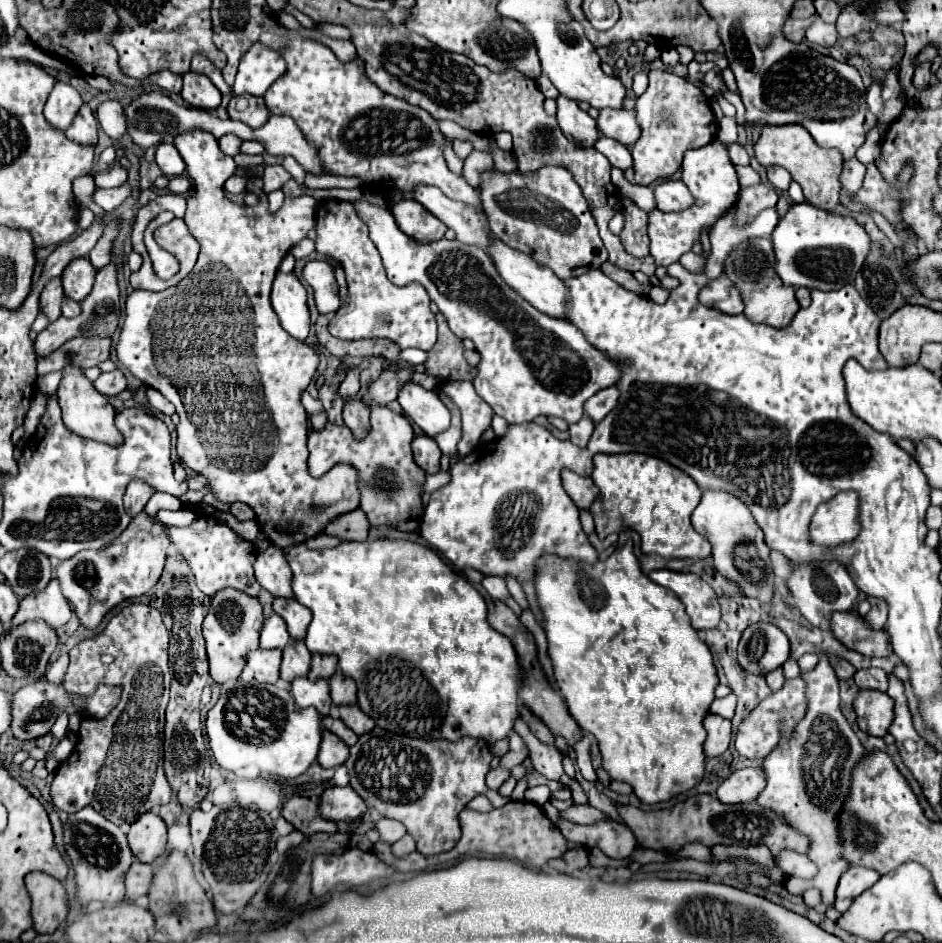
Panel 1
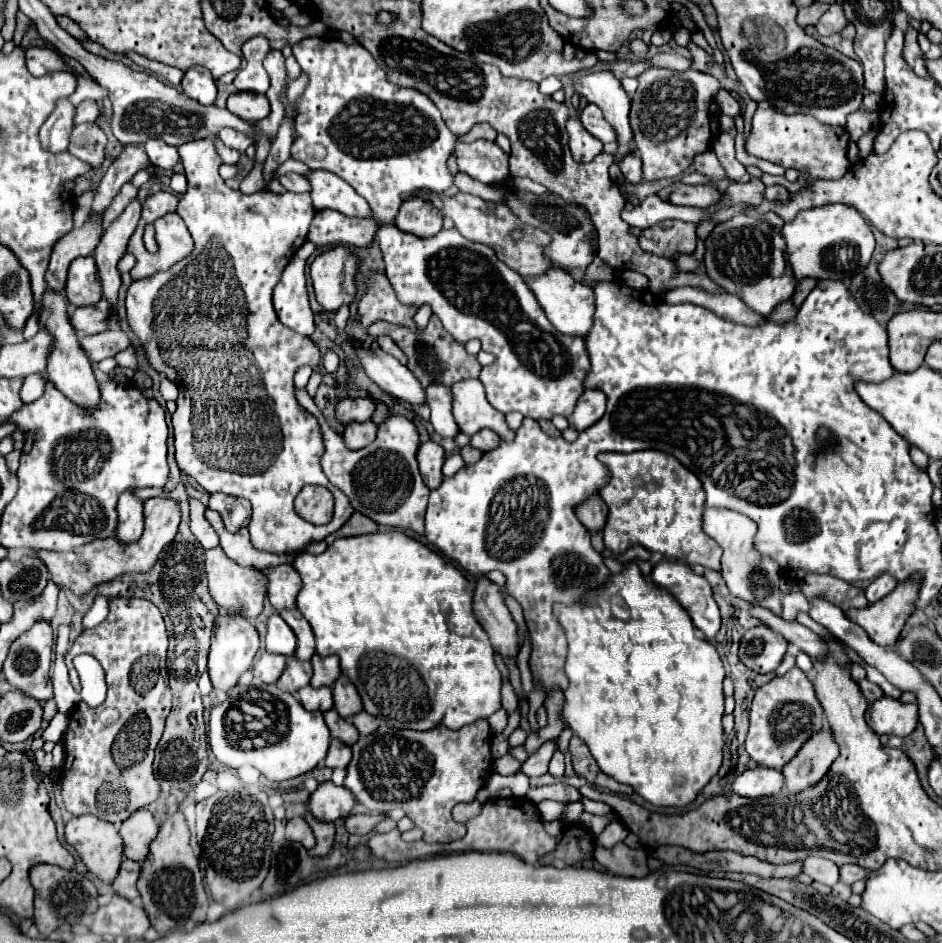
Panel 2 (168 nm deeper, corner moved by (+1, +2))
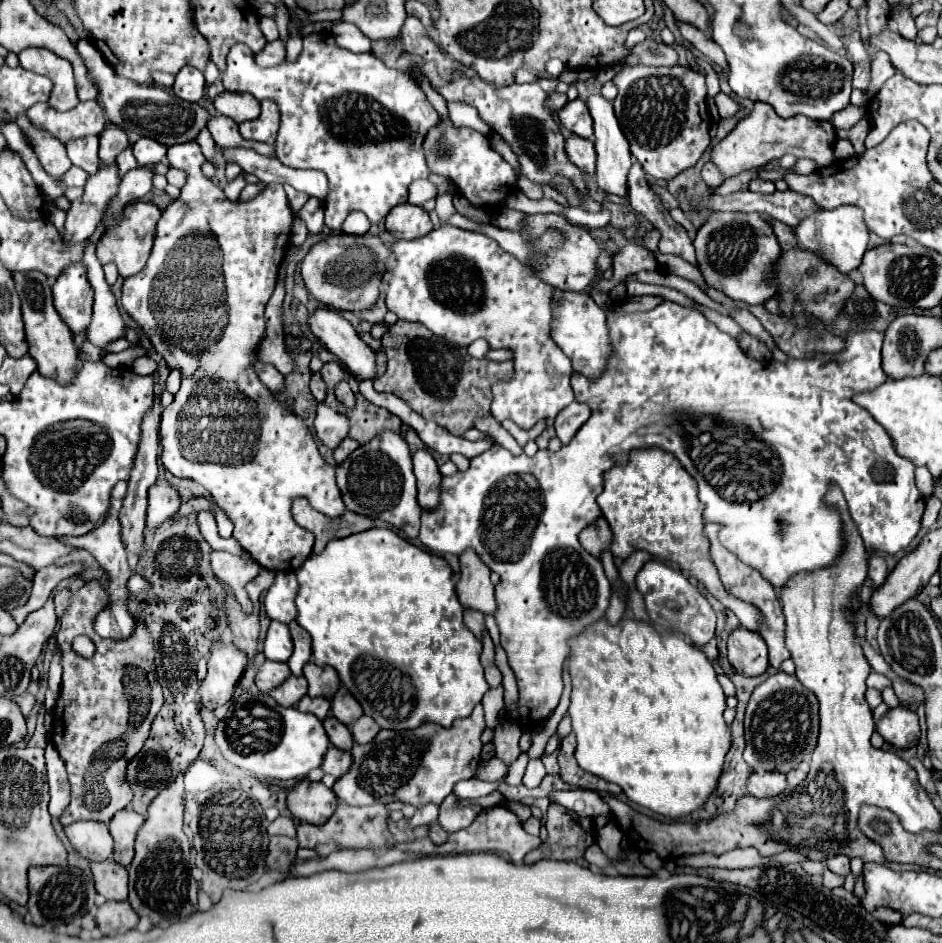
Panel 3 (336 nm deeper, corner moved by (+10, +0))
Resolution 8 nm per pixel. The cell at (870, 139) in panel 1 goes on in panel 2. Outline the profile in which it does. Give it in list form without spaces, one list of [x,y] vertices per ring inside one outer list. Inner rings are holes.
[[[863,106],[857,112],[849,114],[847,116],[847,132],[849,132],[851,140],[857,142],[873,126],[873,122],[877,120],[877,116],[879,116],[877,110],[865,110]]]

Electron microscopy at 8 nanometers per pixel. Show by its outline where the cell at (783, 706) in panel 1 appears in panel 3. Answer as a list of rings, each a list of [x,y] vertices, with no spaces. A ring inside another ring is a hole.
[[[776,672],[754,688],[746,706],[746,750],[744,760],[754,770],[782,772],[796,768],[814,748],[818,740],[818,700],[806,690],[796,676]]]

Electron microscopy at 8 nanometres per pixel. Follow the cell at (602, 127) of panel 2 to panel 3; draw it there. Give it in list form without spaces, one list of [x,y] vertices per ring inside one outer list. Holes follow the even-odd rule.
[[[576,98],[572,102],[568,102],[560,112],[558,112],[560,124],[566,126],[570,132],[574,132],[580,138],[588,138],[592,140],[592,116],[586,108],[586,104]]]

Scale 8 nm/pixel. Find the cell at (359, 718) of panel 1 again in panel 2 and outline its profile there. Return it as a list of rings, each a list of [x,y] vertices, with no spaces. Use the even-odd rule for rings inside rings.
[[[363,710],[363,712],[359,712],[359,714],[353,716],[353,724],[357,726],[357,730],[359,730],[361,736],[369,736],[369,734],[373,734],[373,730],[379,728],[379,718],[371,716],[371,714],[367,714]]]

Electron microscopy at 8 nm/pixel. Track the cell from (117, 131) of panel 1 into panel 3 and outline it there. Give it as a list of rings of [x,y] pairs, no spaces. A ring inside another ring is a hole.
[[[26,48],[18,54],[20,66],[24,70],[32,70],[36,74],[48,76],[54,82],[54,90],[50,96],[50,106],[66,112],[78,104],[76,82],[72,74],[72,64],[46,48]]]

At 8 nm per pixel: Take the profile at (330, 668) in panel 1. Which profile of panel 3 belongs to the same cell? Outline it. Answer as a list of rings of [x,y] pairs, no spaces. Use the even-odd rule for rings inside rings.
[[[308,662],[304,666],[304,676],[308,680],[308,696],[324,696],[332,698],[340,686],[340,678],[334,668],[330,666],[316,666],[314,662]]]

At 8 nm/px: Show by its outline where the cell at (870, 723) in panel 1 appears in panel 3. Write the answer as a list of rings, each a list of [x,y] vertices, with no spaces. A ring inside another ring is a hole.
[[[896,706],[876,722],[876,732],[896,748],[914,746],[920,736],[918,716],[910,708]]]

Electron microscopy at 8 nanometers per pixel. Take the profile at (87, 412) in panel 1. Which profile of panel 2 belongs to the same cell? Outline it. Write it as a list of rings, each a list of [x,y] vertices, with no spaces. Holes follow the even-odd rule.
[[[51,288],[45,290],[39,310],[39,324],[53,336],[53,346],[47,356],[47,378],[73,402],[77,402],[81,408],[97,408],[99,404],[99,386],[91,370],[91,362],[85,354],[85,350],[79,344],[77,332],[71,326],[69,320],[69,304],[61,292],[55,292]]]

